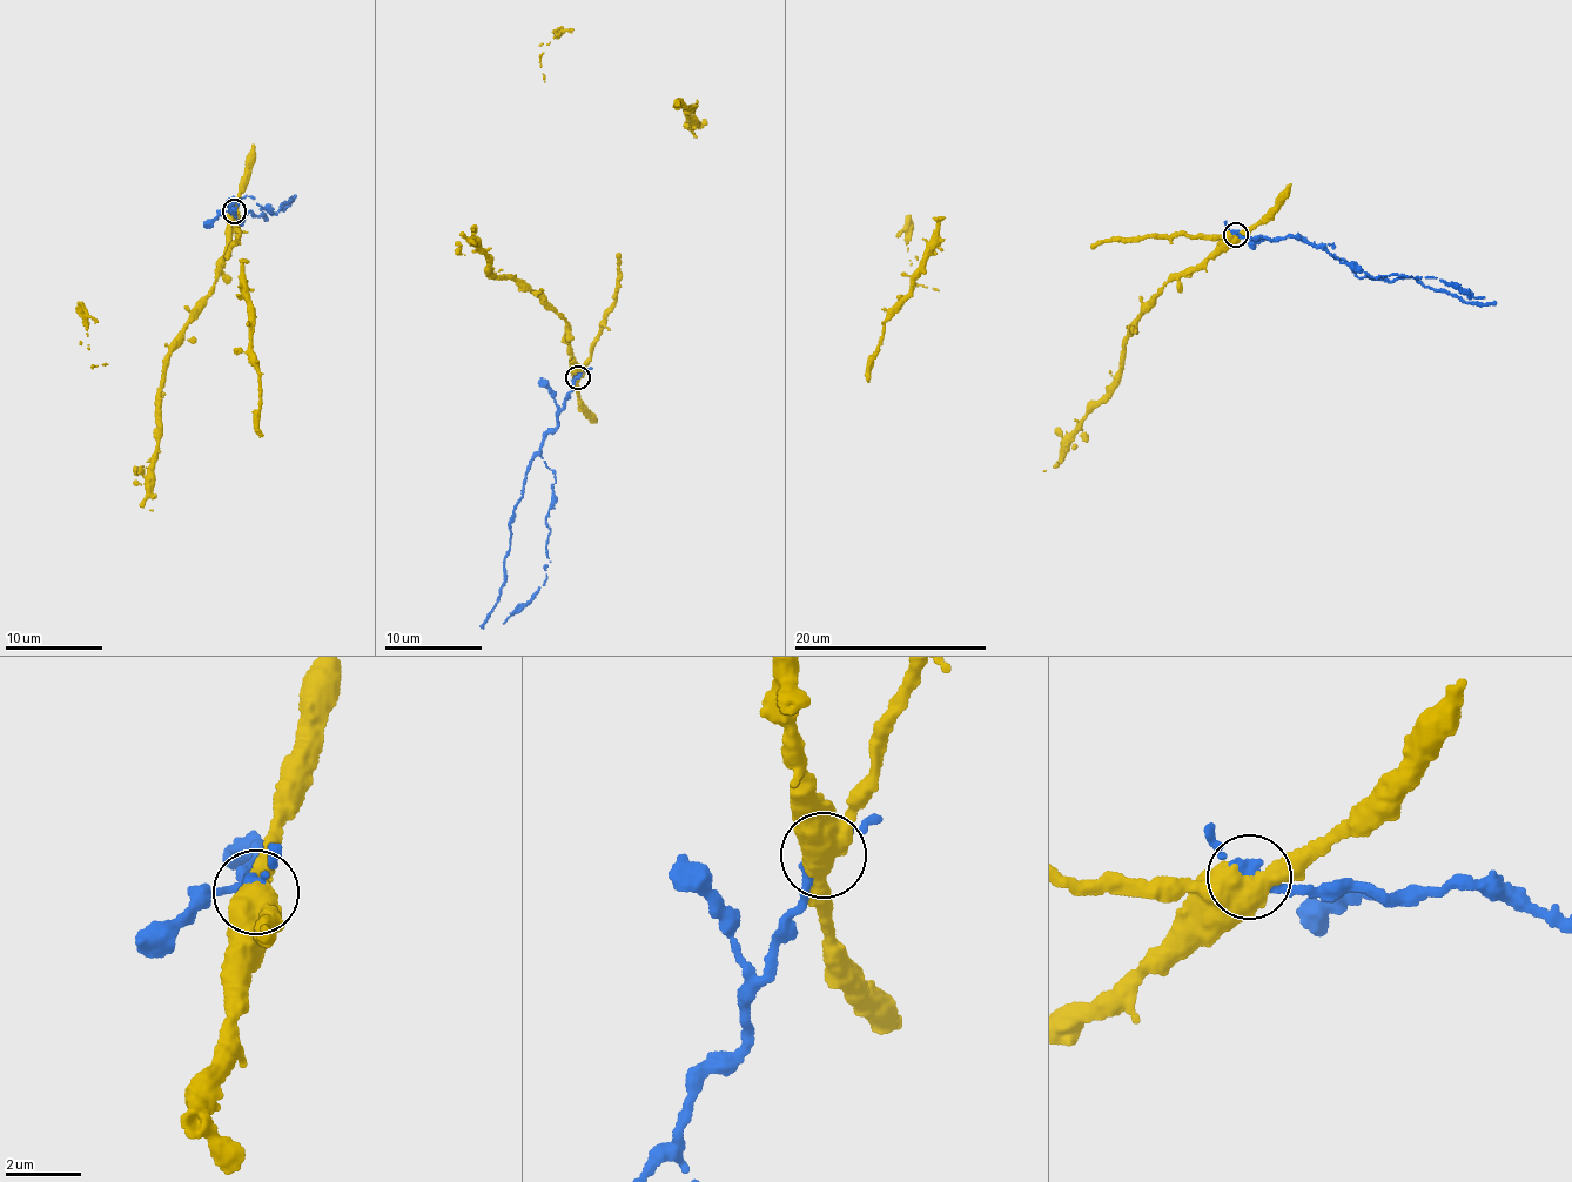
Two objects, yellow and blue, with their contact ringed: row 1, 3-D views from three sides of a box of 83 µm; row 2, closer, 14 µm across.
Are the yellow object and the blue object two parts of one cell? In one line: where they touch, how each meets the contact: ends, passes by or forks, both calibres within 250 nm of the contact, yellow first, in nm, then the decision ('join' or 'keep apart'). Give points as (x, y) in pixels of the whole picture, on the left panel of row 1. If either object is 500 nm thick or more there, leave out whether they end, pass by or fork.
place (234, 212); calibres 500 and 320 nm; keep apart

